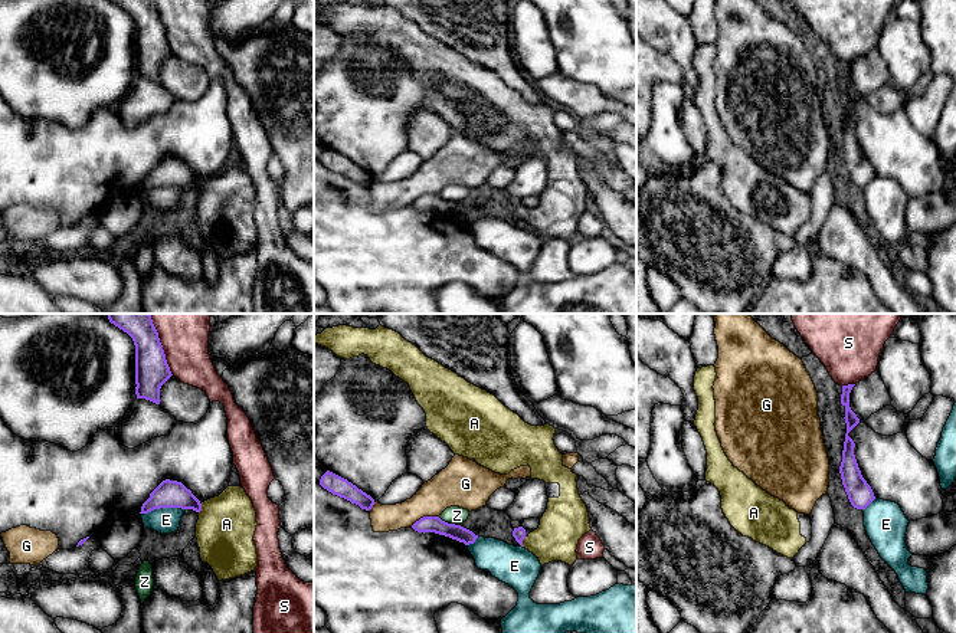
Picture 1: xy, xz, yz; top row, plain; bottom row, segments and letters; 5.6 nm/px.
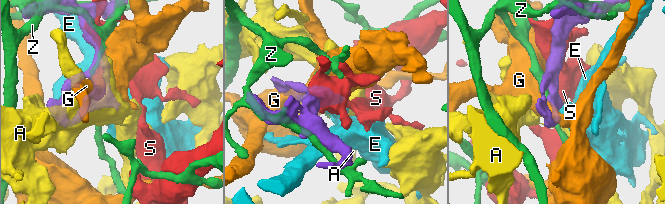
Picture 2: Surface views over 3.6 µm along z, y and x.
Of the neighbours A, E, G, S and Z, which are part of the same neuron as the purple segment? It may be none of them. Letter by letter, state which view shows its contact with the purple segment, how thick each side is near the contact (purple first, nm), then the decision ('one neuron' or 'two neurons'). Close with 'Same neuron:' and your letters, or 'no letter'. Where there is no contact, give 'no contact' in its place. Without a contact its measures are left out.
A: xz | 70/240 nm | one neuron
E: xy | 160/140 nm | two neurons
G: xz | 100/240 nm | two neurons
S: xy | 200/320 nm | two neurons
Z: xz | 100/100 nm | two neurons
Same neuron: A

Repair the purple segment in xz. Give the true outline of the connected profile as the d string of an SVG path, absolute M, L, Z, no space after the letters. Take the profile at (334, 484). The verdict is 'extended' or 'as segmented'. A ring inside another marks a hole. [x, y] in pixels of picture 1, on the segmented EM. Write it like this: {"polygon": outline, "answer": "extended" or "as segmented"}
{"polygon": "M327 470L321 476L320 485L328 492L331 492L333 495L337 495L340 498L350 501L351 504L358 505L361 509L370 511L373 505L376 504L370 495L358 489L356 485L353 485L347 479L330 470Z", "answer": "as segmented"}

